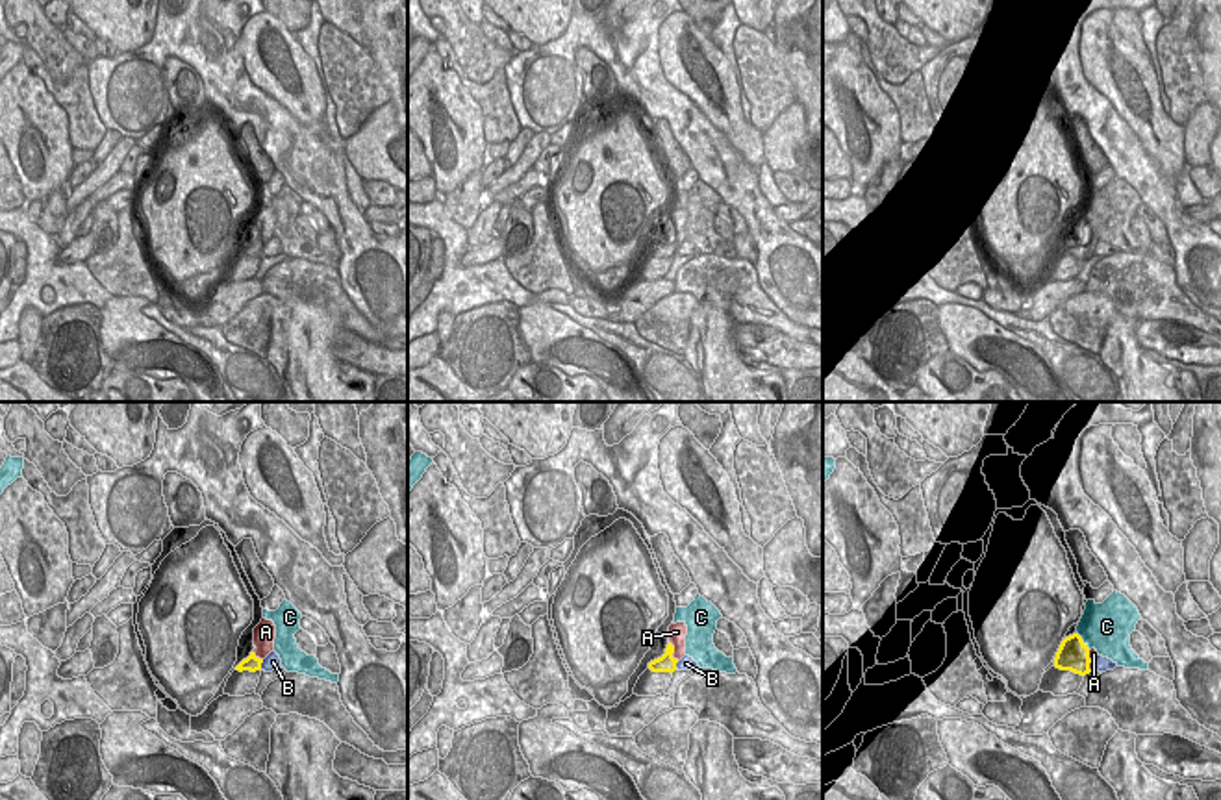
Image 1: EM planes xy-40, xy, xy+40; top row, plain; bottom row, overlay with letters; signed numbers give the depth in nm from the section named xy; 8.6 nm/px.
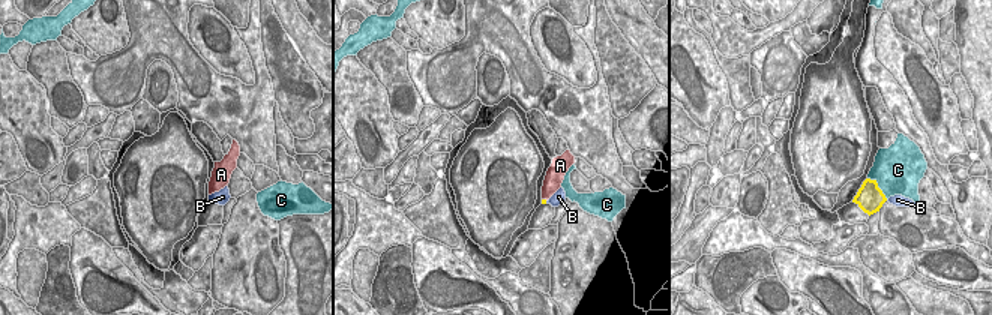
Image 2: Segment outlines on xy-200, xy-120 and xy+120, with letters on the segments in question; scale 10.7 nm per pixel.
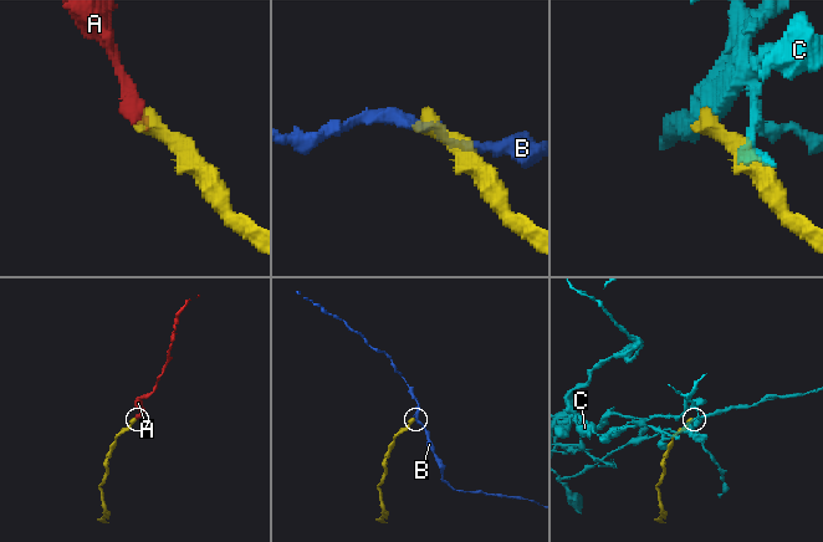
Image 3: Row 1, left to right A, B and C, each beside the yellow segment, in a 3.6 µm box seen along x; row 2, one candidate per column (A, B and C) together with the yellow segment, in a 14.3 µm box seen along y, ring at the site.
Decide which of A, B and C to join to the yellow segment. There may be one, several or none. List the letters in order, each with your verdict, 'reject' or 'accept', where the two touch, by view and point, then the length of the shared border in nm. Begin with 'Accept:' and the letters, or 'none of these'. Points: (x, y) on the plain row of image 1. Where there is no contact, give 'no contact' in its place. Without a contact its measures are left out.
Accept: A
A: accept | xy (673, 236) | 190 nm
B: reject | xy-40 (260, 250) | 100 nm
C: reject | xy+40 (1082, 226) | 200 nm

